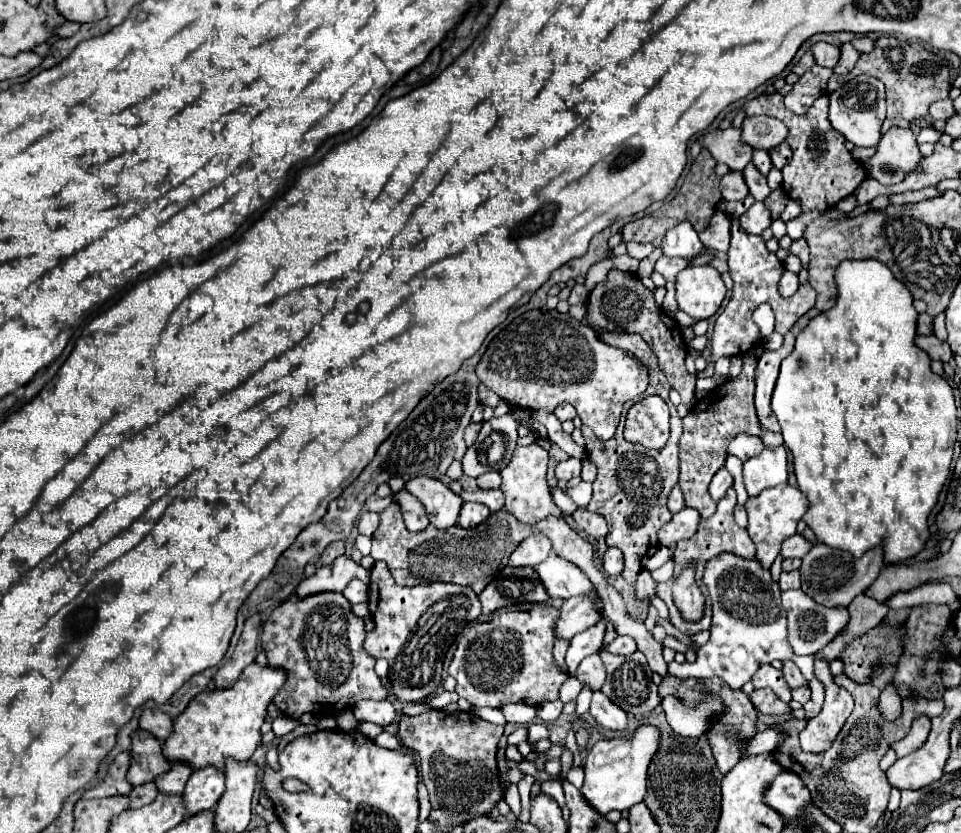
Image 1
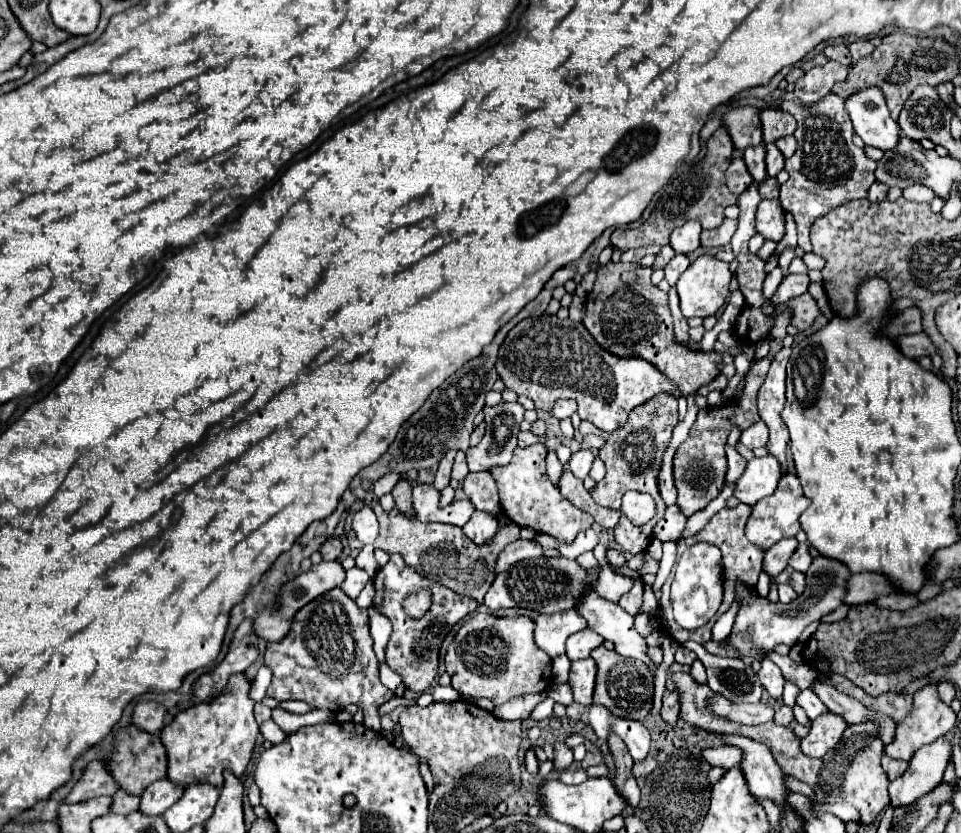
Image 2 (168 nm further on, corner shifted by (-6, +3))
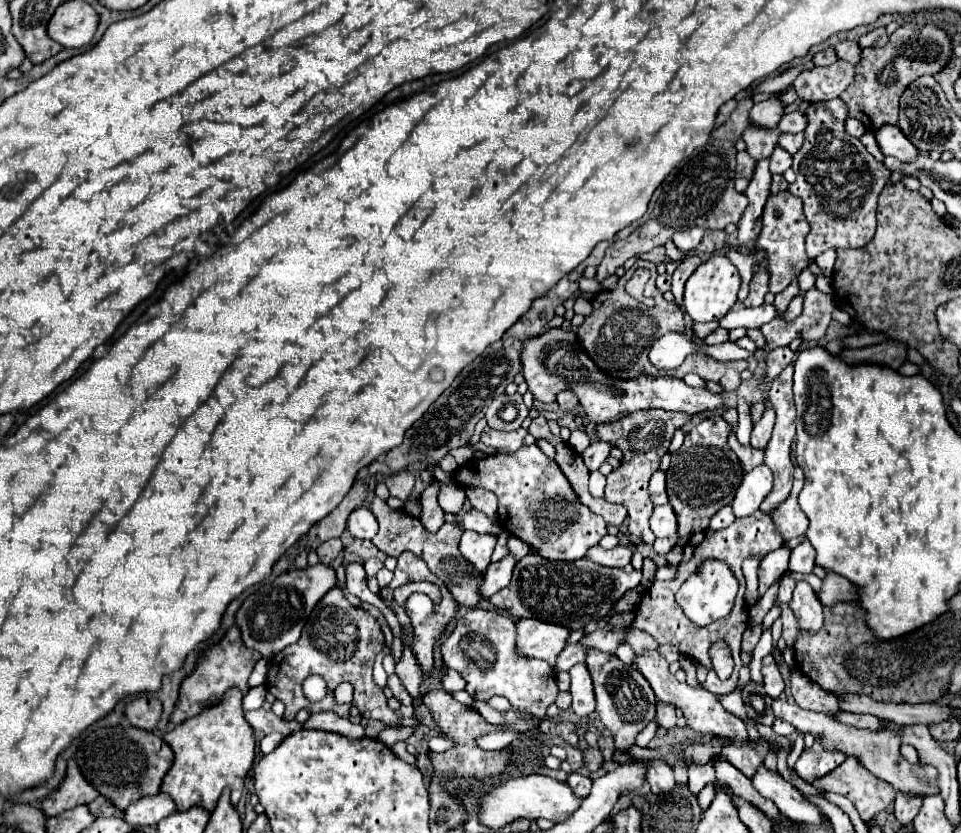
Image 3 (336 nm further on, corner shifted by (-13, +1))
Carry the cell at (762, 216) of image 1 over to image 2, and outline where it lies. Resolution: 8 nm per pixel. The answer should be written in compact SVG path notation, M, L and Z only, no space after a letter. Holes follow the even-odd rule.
M762 200L756 210L756 230L770 240L780 240L784 236L784 212L780 202Z

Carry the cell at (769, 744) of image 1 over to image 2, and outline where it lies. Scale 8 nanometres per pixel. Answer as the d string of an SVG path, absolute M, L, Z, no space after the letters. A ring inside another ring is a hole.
M718 746L704 752L702 758L712 766L732 768L732 766L738 766L738 762L742 762L742 752L736 746Z

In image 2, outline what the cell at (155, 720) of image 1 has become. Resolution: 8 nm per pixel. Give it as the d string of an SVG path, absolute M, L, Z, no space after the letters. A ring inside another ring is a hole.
M138 702L132 714L132 722L150 732L150 734L158 734L164 728L164 716L166 716L166 708L158 702Z

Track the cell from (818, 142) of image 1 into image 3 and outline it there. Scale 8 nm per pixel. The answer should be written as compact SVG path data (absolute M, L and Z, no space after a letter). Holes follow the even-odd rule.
M837 100L835 102L821 102L813 104L807 108L807 128L805 128L805 142L799 148L797 154L793 154L793 172L797 174L795 184L789 186L791 194L799 196L805 206L805 218L811 224L811 232L807 236L807 254L811 258L819 256L821 252L829 248L861 248L865 246L873 234L875 234L875 208L877 208L877 198L887 184L891 172L883 166L883 162L875 160L865 146L847 134L845 130L845 118L847 118L847 108L845 104Z

